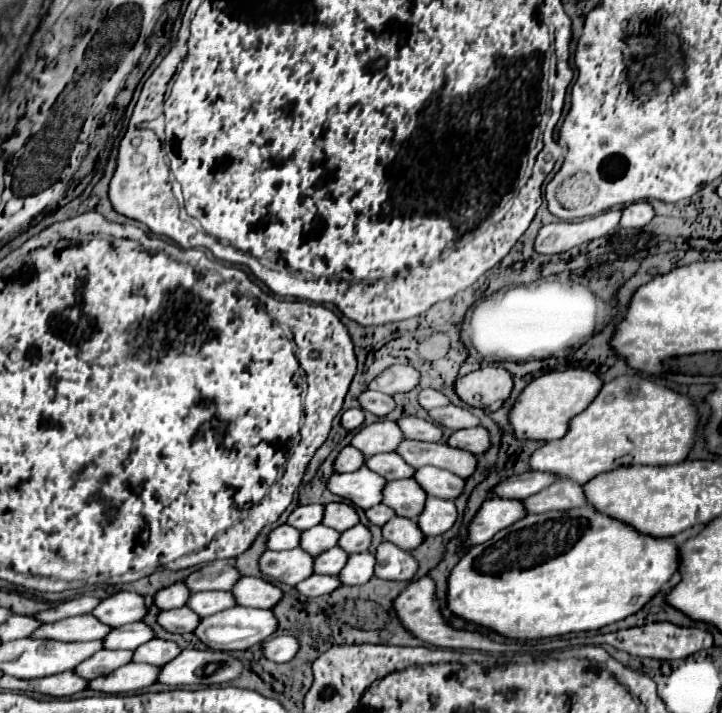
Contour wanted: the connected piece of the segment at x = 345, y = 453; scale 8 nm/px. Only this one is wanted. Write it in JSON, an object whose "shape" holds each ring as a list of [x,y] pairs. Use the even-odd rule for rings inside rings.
{"shape":[[[347,445],[339,453],[339,457],[335,459],[335,471],[337,473],[353,473],[361,465],[365,465],[365,455],[361,455],[361,451],[357,451],[353,445]]]}

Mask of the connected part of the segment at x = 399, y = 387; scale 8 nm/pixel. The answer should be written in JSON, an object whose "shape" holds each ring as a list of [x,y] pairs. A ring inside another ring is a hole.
{"shape":[[[391,365],[371,381],[369,389],[383,391],[387,395],[397,395],[397,393],[409,393],[411,389],[419,387],[419,381],[421,375],[411,365]],[[379,387],[391,387],[391,389],[379,389]]]}

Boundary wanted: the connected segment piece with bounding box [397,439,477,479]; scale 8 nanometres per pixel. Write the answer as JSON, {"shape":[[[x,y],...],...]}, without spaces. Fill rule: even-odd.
{"shape":[[[407,439],[397,447],[397,453],[415,469],[431,465],[447,469],[463,479],[471,477],[477,471],[477,457],[473,453],[453,449],[447,443],[425,443]]]}

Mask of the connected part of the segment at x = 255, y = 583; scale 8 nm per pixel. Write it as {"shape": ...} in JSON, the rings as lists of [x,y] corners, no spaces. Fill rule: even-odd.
{"shape":[[[241,577],[231,593],[235,595],[237,605],[259,609],[271,609],[283,597],[283,591],[263,577]]]}

